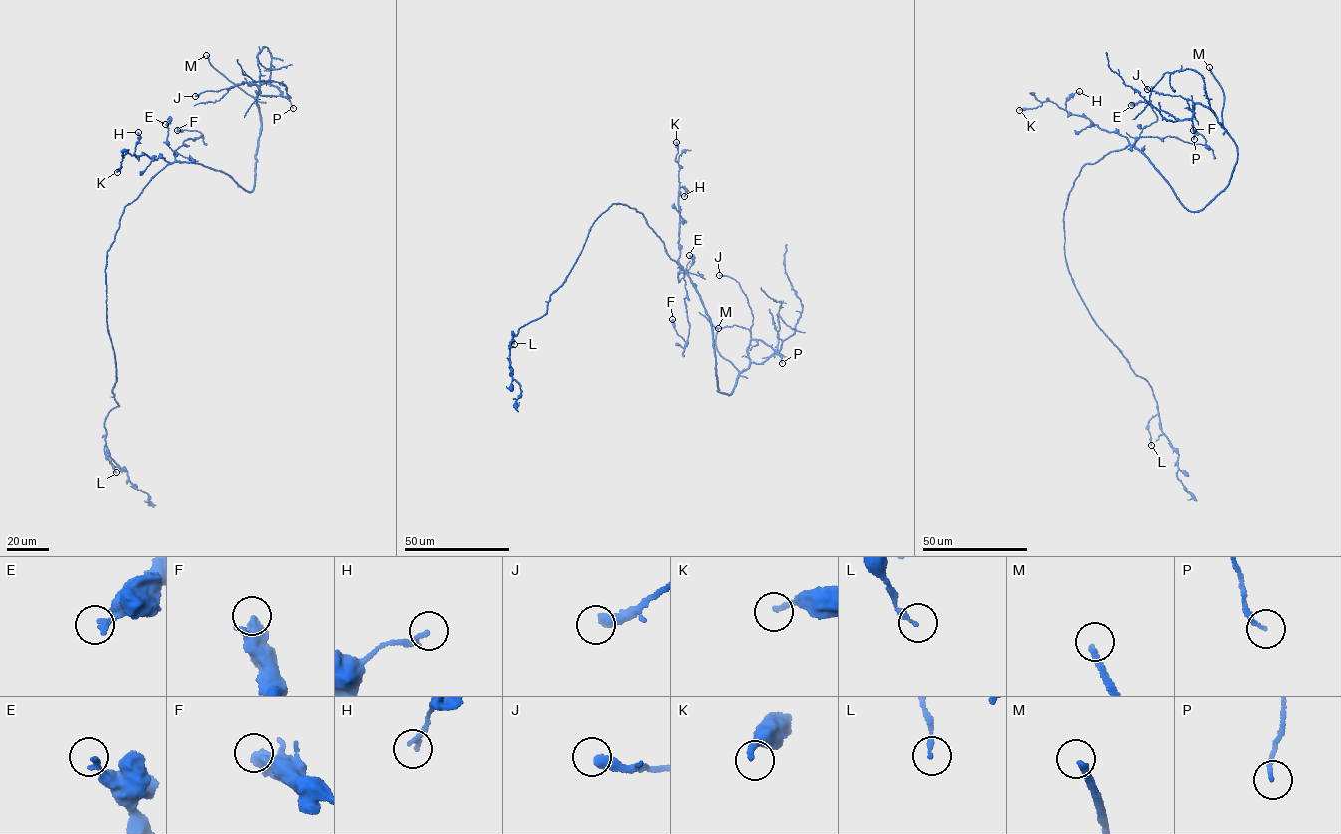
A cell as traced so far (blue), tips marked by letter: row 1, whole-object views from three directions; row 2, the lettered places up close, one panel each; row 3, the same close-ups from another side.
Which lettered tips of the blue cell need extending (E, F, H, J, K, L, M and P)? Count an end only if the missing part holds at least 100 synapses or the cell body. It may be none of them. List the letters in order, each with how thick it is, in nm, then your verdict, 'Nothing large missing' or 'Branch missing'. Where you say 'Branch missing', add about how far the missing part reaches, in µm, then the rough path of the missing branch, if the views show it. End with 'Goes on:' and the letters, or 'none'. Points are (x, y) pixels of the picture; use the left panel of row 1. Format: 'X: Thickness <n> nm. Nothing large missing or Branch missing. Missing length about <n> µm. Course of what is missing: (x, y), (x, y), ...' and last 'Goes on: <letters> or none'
E: Thickness 200 nm. Nothing large missing
F: Thickness 500 nm. Nothing large missing
H: Thickness 190 nm. Nothing large missing
J: Thickness 420 nm. Nothing large missing
K: Thickness 220 nm. Nothing large missing
L: Thickness 190 nm. Nothing large missing
M: Thickness 240 nm. Branch missing. Missing length about 25 µm. Course of what is missing: (206, 55), (188, 29)
P: Thickness 140 nm. Nothing large missing
Goes on: M

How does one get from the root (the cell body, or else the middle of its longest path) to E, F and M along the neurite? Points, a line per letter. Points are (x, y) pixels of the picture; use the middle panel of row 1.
E: (666, 250), (684, 271), (678, 273), (678, 282), (692, 262), (689, 255)
F: (666, 250), (685, 272), (684, 299), (689, 325), (687, 342), (677, 334), (672, 319)
M: (666, 250), (687, 275), (709, 318), (718, 391), (729, 395), (739, 374), (718, 351), (715, 343), (718, 328)

